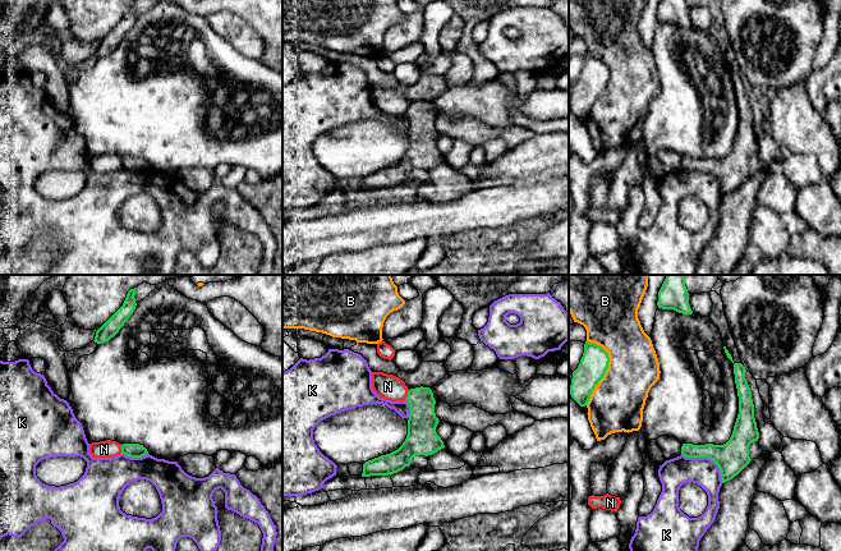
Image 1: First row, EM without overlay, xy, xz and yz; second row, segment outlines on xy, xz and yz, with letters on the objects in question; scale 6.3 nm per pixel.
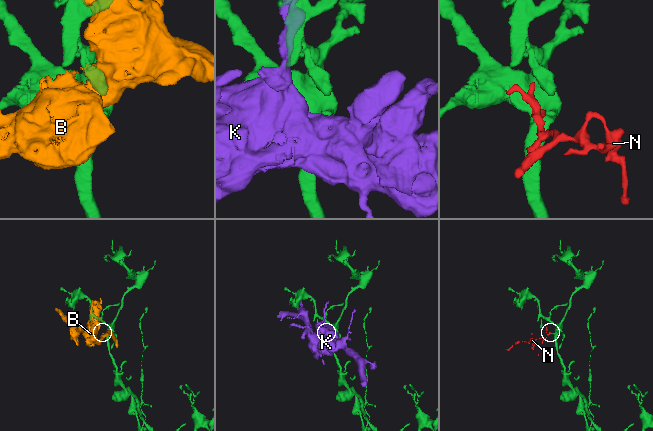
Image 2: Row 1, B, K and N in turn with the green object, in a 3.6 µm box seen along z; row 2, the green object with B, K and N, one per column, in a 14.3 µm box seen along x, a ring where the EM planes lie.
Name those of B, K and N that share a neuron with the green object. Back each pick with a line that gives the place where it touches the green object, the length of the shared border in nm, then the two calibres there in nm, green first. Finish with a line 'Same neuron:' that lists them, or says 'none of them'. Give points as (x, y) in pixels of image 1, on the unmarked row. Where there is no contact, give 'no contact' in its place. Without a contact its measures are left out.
Same neuron: none of them

